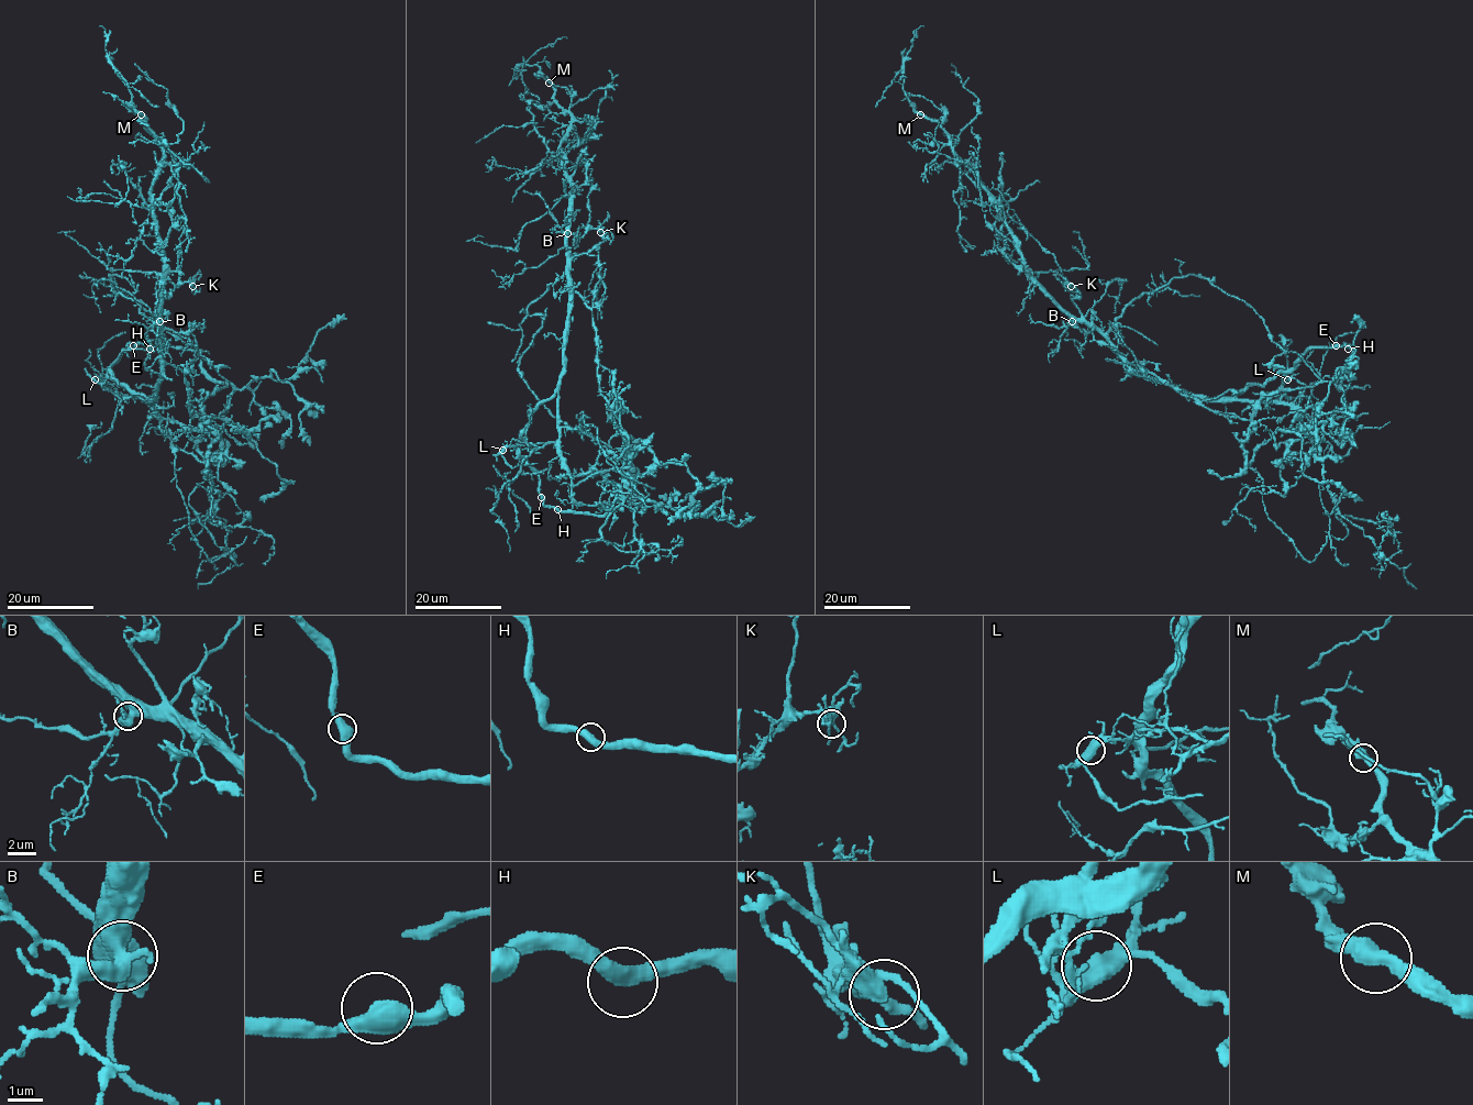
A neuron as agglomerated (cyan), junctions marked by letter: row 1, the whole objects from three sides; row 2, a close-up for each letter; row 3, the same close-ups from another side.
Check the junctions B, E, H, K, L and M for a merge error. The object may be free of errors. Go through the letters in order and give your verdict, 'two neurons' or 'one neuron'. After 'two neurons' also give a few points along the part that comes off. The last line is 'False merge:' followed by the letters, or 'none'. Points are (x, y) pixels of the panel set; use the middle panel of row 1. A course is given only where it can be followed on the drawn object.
B: one neuron
E: one neuron
H: one neuron
K: one neuron
L: two neurons | (502, 450), (501, 456), (512, 467), (538, 463)
M: one neuron
False merge: L

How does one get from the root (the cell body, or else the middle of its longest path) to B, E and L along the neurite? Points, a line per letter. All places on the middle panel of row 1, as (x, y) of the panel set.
B: (568, 306), (567, 233)
E: (568, 306), (568, 334), (558, 388), (534, 411), (519, 442), (519, 454), (539, 475), (541, 497)
L: (568, 306), (568, 334), (558, 388), (534, 411), (519, 443), (502, 450)

